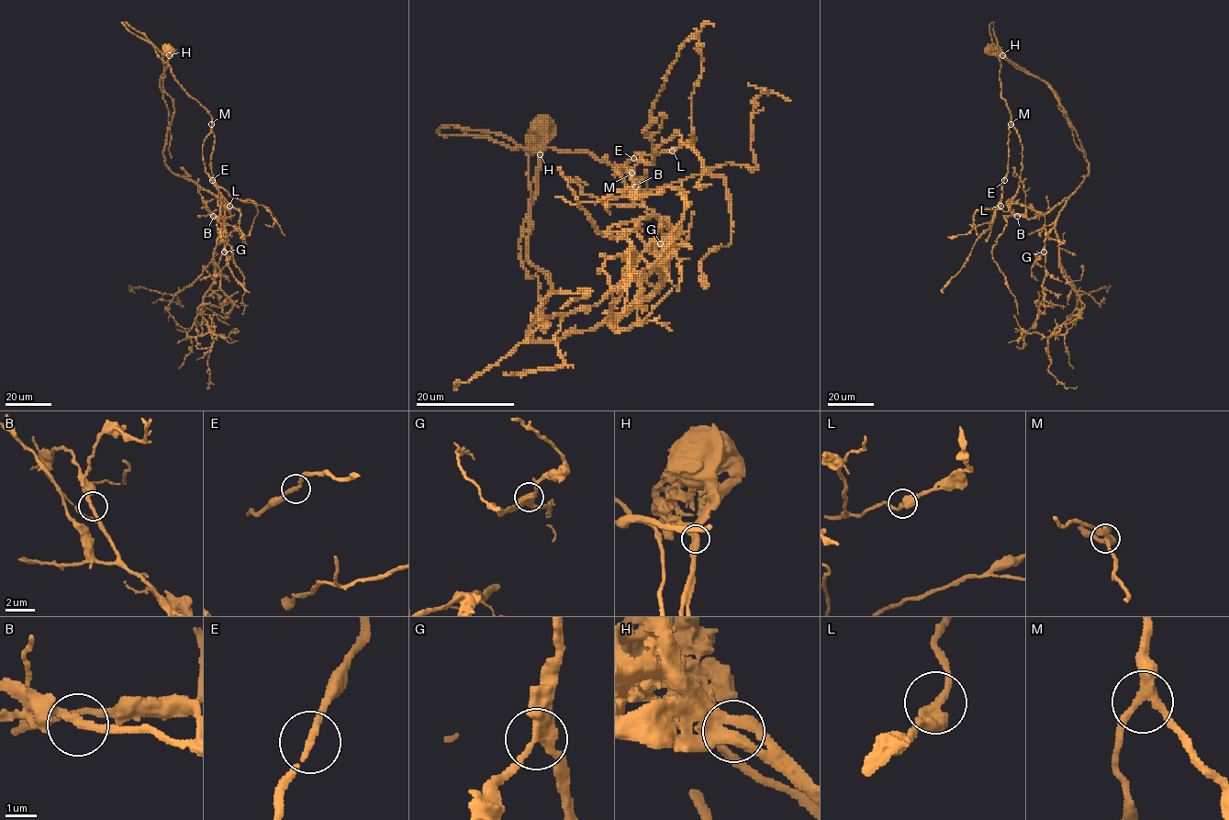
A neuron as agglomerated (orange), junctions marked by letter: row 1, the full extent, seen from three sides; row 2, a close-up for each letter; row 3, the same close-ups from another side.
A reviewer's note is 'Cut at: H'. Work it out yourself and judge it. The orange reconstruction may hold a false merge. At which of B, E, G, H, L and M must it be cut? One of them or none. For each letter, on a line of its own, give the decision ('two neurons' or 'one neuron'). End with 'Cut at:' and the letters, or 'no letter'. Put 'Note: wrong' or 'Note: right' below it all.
B: one neuron
E: one neuron
G: one neuron
H: two neurons
L: one neuron
M: one neuron
Cut at: H
Note: right

